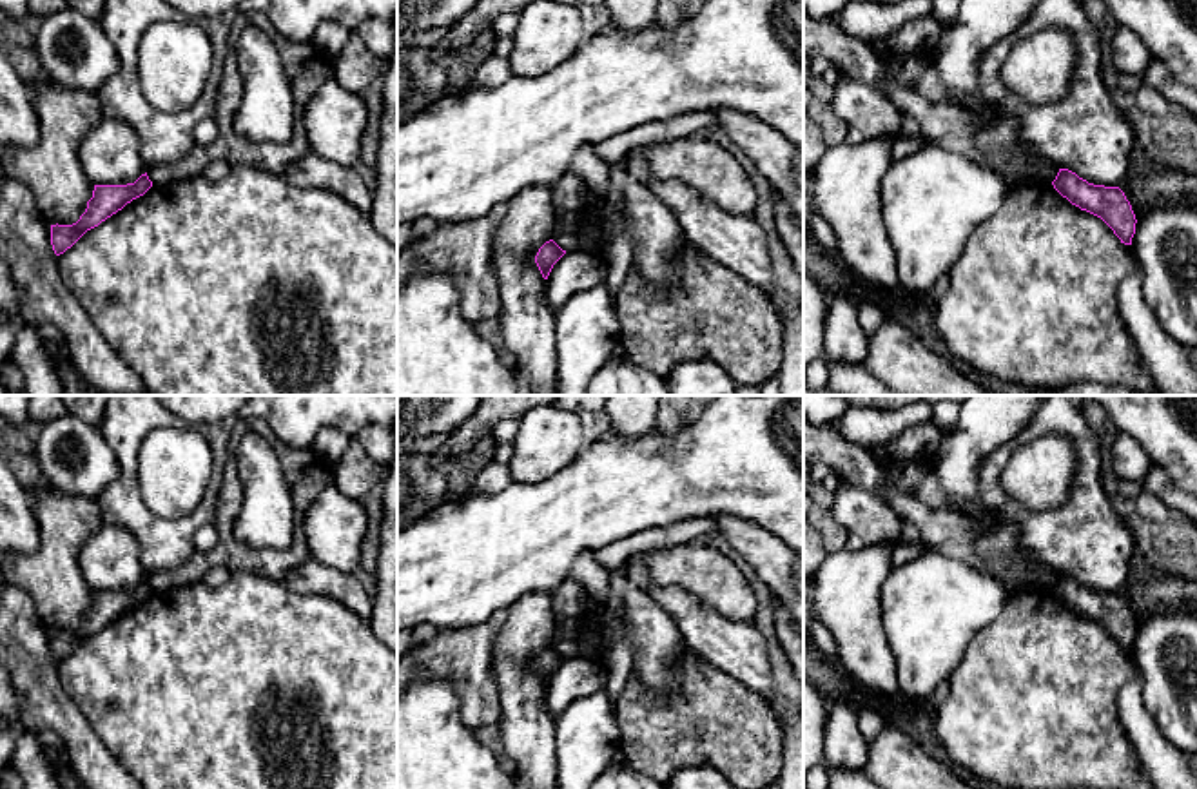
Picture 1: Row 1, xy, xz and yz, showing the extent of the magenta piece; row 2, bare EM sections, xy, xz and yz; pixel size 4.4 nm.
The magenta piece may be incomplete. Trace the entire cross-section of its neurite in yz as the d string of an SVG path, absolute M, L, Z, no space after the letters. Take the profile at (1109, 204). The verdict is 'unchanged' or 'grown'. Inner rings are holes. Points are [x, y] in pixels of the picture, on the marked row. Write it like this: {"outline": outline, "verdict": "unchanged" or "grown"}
{"outline": "M1059 169L1054 189L1072 205L1101 218L1124 245L1132 245L1135 214L1119 187L1094 185L1068 169Z", "verdict": "unchanged"}

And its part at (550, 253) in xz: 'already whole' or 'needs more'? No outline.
already whole

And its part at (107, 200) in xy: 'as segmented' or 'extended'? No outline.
as segmented

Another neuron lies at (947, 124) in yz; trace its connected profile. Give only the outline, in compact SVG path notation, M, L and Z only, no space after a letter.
M900 85L885 93L901 112L918 122L921 134L930 143L958 152L985 169L992 169L1008 185L1025 181L1030 174L1037 174L1041 181L1052 183L1059 172L1048 160L1037 161L1028 156L1007 156L1005 163L996 167L978 143L978 127L968 109L952 100L929 102L914 89Z

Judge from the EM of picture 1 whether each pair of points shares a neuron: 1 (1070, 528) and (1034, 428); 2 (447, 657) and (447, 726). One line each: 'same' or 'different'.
1: same
2: different

